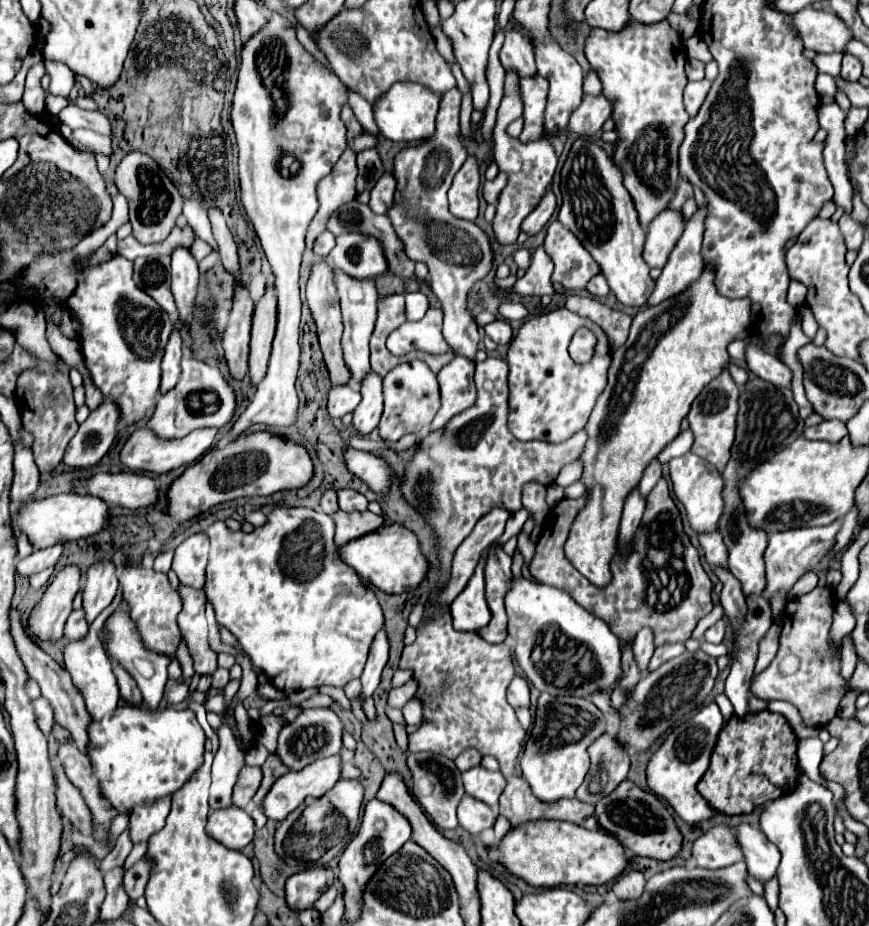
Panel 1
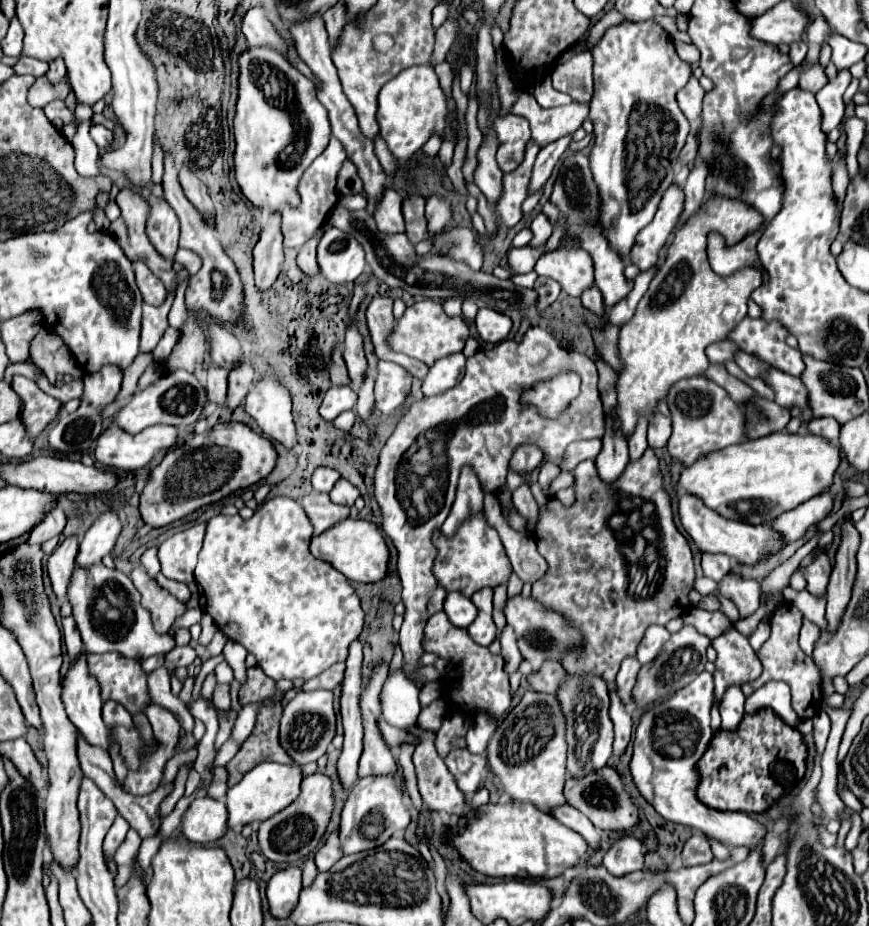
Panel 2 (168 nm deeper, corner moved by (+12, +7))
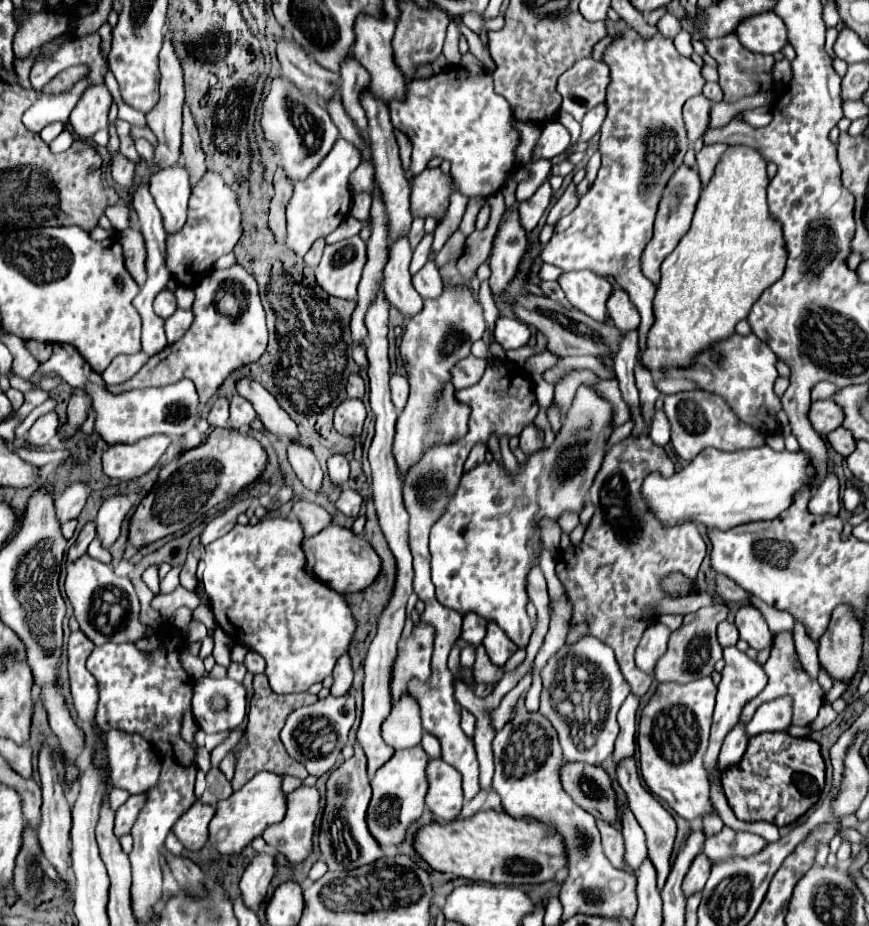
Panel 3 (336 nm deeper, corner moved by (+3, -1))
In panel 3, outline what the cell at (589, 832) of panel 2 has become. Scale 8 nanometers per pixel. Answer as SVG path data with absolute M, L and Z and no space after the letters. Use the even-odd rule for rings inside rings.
M598 822L598 830L602 834L602 846L604 846L604 854L606 858L612 862L612 866L616 866L618 870L624 870L624 872L630 872L634 874L632 868L626 866L624 862L624 838L622 838L622 832L616 830L612 824L608 822Z

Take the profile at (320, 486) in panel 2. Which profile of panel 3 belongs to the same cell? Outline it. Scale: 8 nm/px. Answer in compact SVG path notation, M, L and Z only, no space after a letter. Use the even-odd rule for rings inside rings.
M334 454L328 458L328 472L334 484L346 484L348 482L348 474L350 474L350 466L346 456L342 454Z

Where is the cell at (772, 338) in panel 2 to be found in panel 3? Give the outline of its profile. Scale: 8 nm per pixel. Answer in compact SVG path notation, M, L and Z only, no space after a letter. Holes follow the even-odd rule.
M820 382L814 390L812 390L812 400L820 400L820 398L832 398L838 392L838 388L830 382Z

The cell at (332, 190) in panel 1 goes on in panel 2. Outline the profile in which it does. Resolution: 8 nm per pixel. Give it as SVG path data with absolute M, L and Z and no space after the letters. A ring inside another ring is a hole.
M331 138L329 146L325 148L325 152L305 170L301 182L299 182L299 196L301 196L301 204L297 206L297 210L283 210L283 222L281 222L281 232L285 238L285 246L287 248L299 248L303 246L317 228L321 228L327 218L329 212L333 210L333 206L337 204L337 194L335 194L335 182L337 182L337 174L339 168L343 164L343 160L347 158L347 152L343 150L341 142L337 138Z

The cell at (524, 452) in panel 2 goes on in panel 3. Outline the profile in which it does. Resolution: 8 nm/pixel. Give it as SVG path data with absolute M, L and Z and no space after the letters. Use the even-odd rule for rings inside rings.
M530 422L520 434L520 448L524 450L524 454L530 454L542 444L544 444L544 432L534 422Z

